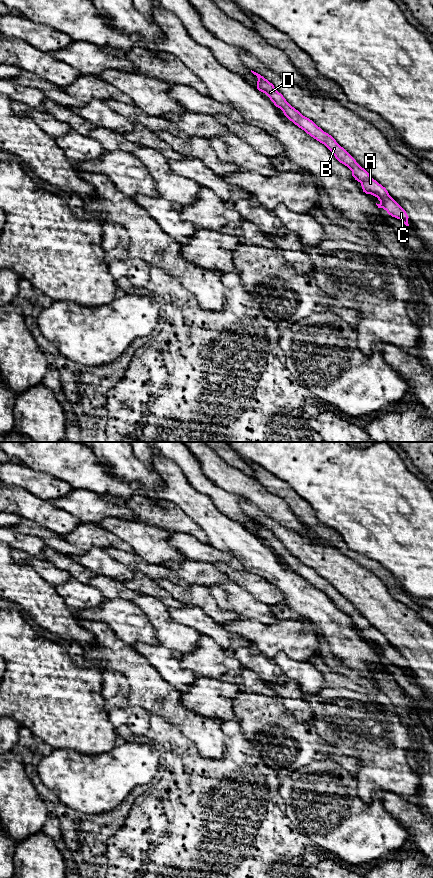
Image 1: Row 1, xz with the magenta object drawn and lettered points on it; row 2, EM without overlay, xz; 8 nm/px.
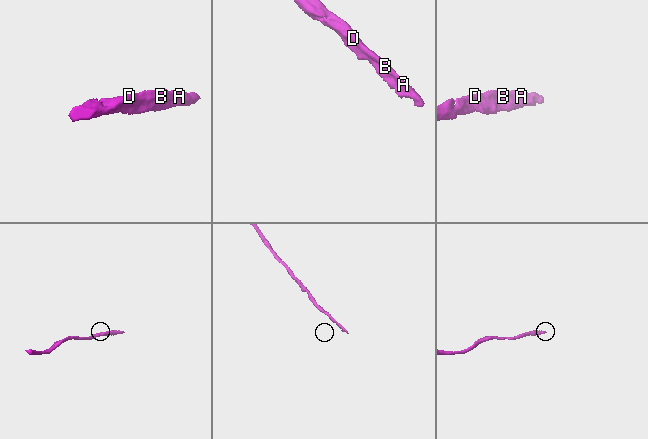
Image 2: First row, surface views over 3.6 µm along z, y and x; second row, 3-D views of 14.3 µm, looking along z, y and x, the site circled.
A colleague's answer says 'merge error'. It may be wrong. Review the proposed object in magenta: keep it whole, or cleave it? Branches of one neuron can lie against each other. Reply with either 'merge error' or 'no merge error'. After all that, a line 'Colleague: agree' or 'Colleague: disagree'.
no merge error
Colleague: disagree

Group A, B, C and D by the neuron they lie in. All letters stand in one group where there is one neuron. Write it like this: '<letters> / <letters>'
A B C D

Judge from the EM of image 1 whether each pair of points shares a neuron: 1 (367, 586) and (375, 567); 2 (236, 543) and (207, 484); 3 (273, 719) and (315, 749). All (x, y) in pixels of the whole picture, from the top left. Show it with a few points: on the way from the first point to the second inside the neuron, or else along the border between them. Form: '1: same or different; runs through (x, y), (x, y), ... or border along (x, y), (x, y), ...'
1: different; border along (353, 560), (373, 572), (388, 590)
2: different; border along (203, 494), (219, 510), (237, 521)
3: same; runs through (277, 732), (291, 746), (302, 748)

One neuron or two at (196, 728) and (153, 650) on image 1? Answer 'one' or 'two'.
two

